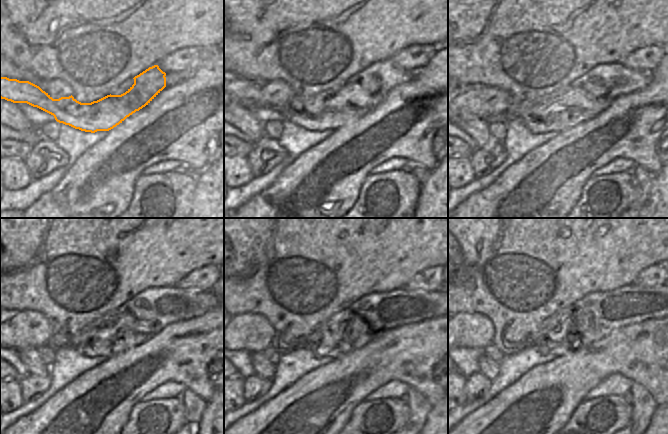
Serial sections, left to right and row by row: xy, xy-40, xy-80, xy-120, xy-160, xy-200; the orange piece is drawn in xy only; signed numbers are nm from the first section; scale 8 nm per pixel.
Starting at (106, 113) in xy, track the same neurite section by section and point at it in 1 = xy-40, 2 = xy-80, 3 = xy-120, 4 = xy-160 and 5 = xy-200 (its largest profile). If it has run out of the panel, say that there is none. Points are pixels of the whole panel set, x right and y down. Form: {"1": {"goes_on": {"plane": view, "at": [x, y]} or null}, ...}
{"1": {"goes_on": {"plane": "xy-40", "at": [371, 85]}}, "2": {"goes_on": {"plane": "xy-80", "at": [598, 87]}}, "3": {"goes_on": {"plane": "xy-120", "at": [158, 307]}}, "4": {"goes_on": {"plane": "xy-160", "at": [383, 311]}}, "5": {"goes_on": {"plane": "xy-200", "at": [632, 304]}}}

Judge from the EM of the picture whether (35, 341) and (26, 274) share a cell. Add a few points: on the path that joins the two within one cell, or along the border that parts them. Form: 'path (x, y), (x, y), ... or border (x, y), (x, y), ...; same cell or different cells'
border (10, 312), (36, 310), (51, 324); different cells

